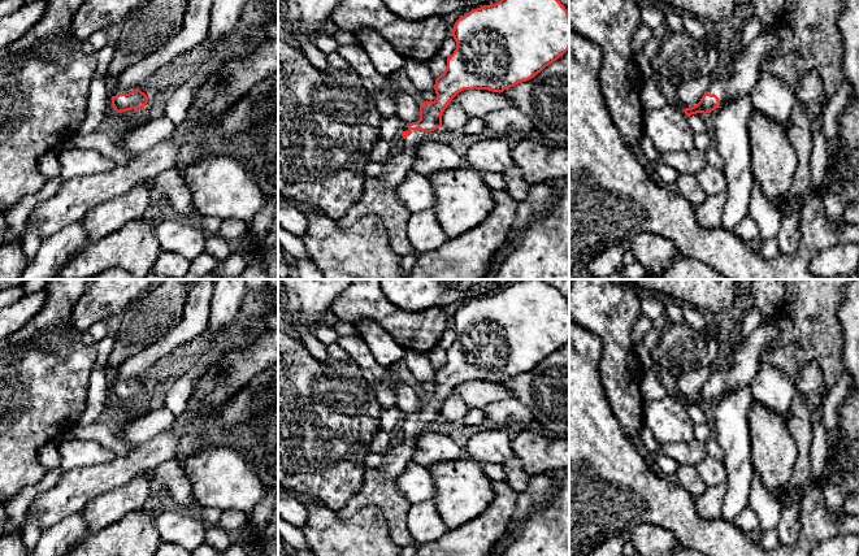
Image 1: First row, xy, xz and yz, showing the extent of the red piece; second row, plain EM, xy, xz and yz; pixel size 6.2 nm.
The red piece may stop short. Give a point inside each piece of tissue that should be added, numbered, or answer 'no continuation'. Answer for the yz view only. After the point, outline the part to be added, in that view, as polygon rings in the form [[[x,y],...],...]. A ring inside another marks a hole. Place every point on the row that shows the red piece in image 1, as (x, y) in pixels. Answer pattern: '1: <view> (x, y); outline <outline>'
1: yz (745, 69); outline [[[776,22],[763,25],[760,34],[733,61],[732,74],[728,78],[716,77],[708,94],[715,94],[720,105],[726,100],[751,96],[758,82],[762,58],[777,45]]]

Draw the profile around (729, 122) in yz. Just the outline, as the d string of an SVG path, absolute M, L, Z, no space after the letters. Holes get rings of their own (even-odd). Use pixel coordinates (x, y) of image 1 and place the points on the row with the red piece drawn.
M751 96L726 100L708 113L712 143L721 156L726 181L726 201L721 226L734 231L749 216L754 186L752 145L749 138L749 118L754 113Z

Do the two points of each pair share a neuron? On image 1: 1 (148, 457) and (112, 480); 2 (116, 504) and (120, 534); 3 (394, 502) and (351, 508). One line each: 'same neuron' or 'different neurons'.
1: same neuron
2: different neurons
3: same neuron

